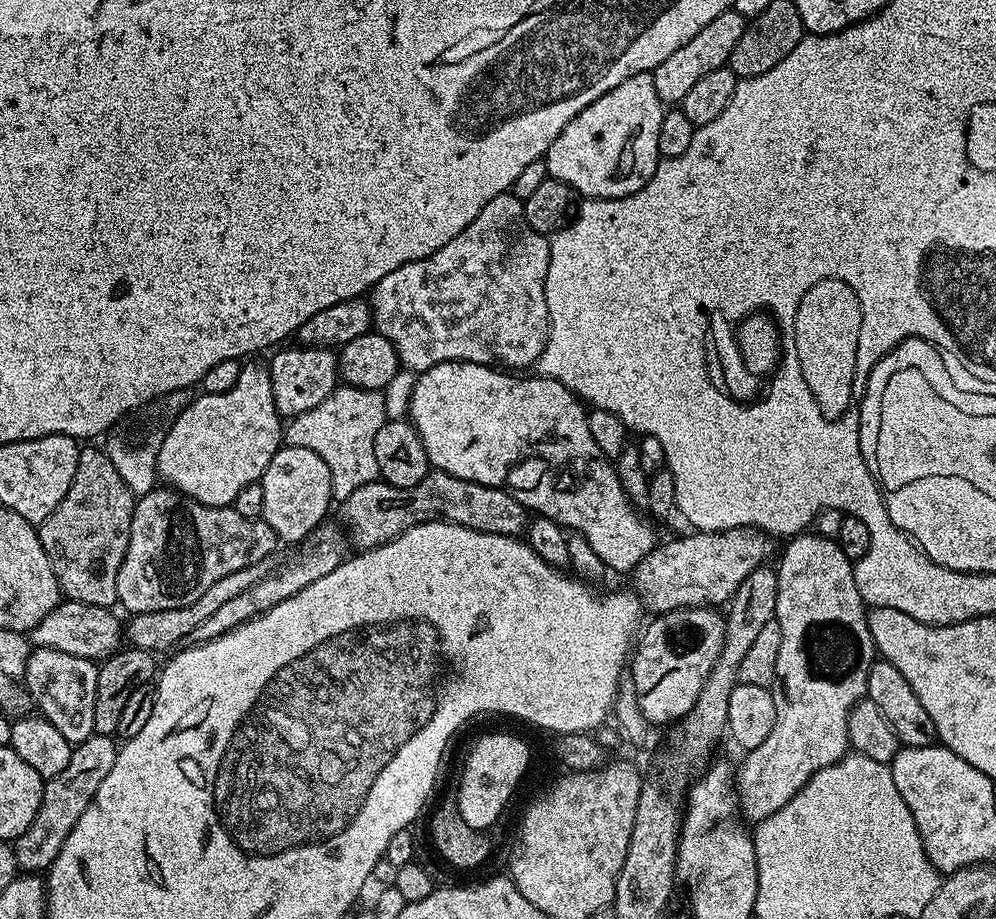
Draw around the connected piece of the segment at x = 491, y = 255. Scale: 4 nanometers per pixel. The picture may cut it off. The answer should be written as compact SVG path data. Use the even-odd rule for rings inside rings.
M511 191L503 192L498 198L490 198L490 202L486 202L486 206L482 206L478 218L474 218L474 222L470 222L470 226L466 226L466 230L462 230L462 234L458 234L458 238L450 238L450 242L446 242L446 246L442 246L442 250L434 250L434 254L430 254L424 260L410 262L406 266L398 266L398 270L386 274L386 278L379 280L370 289L372 322L375 331L381 332L386 338L390 338L390 342L398 354L401 365L407 371L409 368L412 374L419 374L430 370L430 366L438 366L442 362L454 362L455 360L499 366L504 370L531 369L528 367L531 364L533 367L539 361L542 350L546 346L546 338L548 337L546 270L550 266L549 243L550 240L547 235L535 232L531 228L524 213L524 201L520 200L517 196L513 196Z

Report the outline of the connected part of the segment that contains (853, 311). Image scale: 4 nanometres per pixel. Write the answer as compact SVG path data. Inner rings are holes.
M823 280L812 287L802 298L796 311L794 322L794 346L796 347L796 364L802 370L802 378L814 394L814 402L822 410L822 414L829 418L839 418L853 407L852 391L858 388L858 342L860 341L860 327L862 326L862 310L856 297L856 291L841 280Z

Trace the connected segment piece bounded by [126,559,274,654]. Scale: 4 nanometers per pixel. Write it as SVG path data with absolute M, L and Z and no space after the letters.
M271 559L262 562L254 562L242 570L234 570L234 574L226 574L226 578L218 578L210 590L205 590L198 602L190 602L190 606L178 606L178 610L158 610L157 612L137 612L131 617L132 620L126 624L126 640L133 648L141 648L153 654L161 654L167 648L175 649L182 641L188 640L188 635L195 630L199 624L206 622L215 612L227 602L228 599L234 598L237 594L242 594L245 590L250 590L254 582L266 578L274 571L274 564Z

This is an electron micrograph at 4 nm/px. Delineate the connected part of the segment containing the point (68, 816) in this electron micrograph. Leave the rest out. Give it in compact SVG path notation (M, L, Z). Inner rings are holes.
M93 734L86 742L75 745L70 754L70 762L62 774L54 774L54 778L45 780L42 790L42 806L38 806L38 814L34 814L34 822L26 826L21 836L12 844L16 867L24 874L43 873L58 856L58 850L66 842L70 830L74 830L74 822L86 814L86 806L98 794L98 786L110 774L110 766L114 766L118 744L112 736Z

